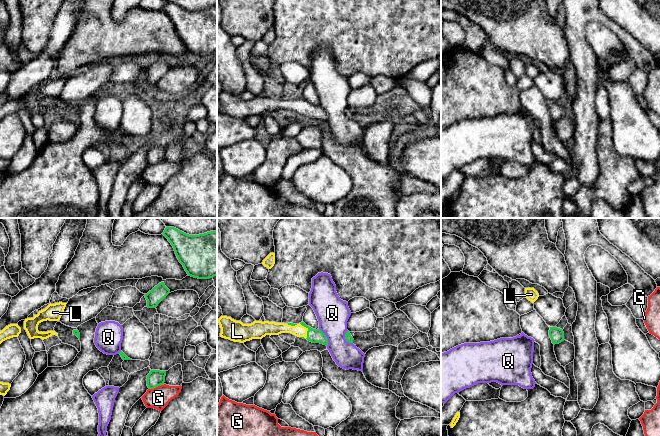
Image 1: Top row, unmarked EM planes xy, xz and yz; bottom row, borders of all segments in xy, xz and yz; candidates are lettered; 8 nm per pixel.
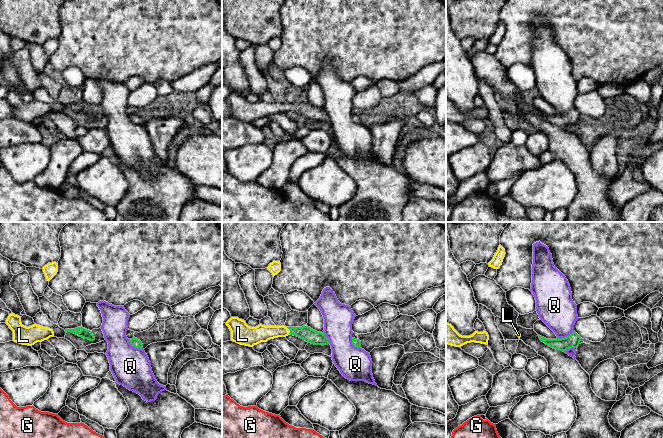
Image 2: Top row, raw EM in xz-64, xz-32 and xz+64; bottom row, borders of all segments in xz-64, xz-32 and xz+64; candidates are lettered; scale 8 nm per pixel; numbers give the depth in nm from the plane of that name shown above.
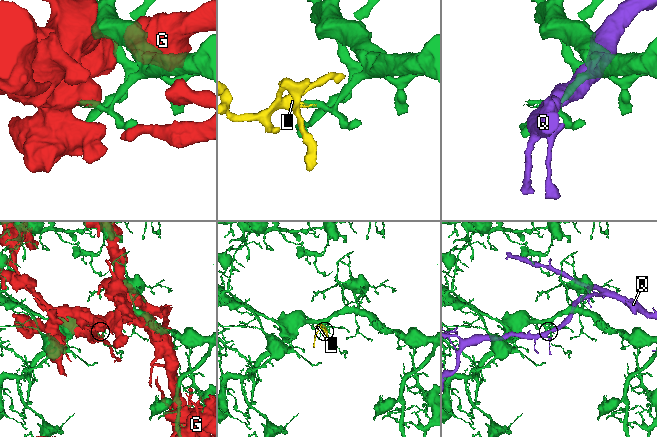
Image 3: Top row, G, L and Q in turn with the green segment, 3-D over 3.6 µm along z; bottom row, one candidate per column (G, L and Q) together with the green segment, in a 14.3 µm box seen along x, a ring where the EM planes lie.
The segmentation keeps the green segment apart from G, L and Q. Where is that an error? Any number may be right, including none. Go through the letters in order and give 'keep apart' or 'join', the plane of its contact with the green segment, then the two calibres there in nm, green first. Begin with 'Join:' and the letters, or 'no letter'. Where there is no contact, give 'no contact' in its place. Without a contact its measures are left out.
Join: L
G: keep apart; meets green in xy; 140 nm thick on the green side, 180 nm on the other
L: join; meets green in xz; 110 nm thick on the green side, 100 nm on the other
Q: keep apart; meets green in xz; 110 nm thick on the green side, 260 nm on the other

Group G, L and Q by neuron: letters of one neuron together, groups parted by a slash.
G / L / Q

